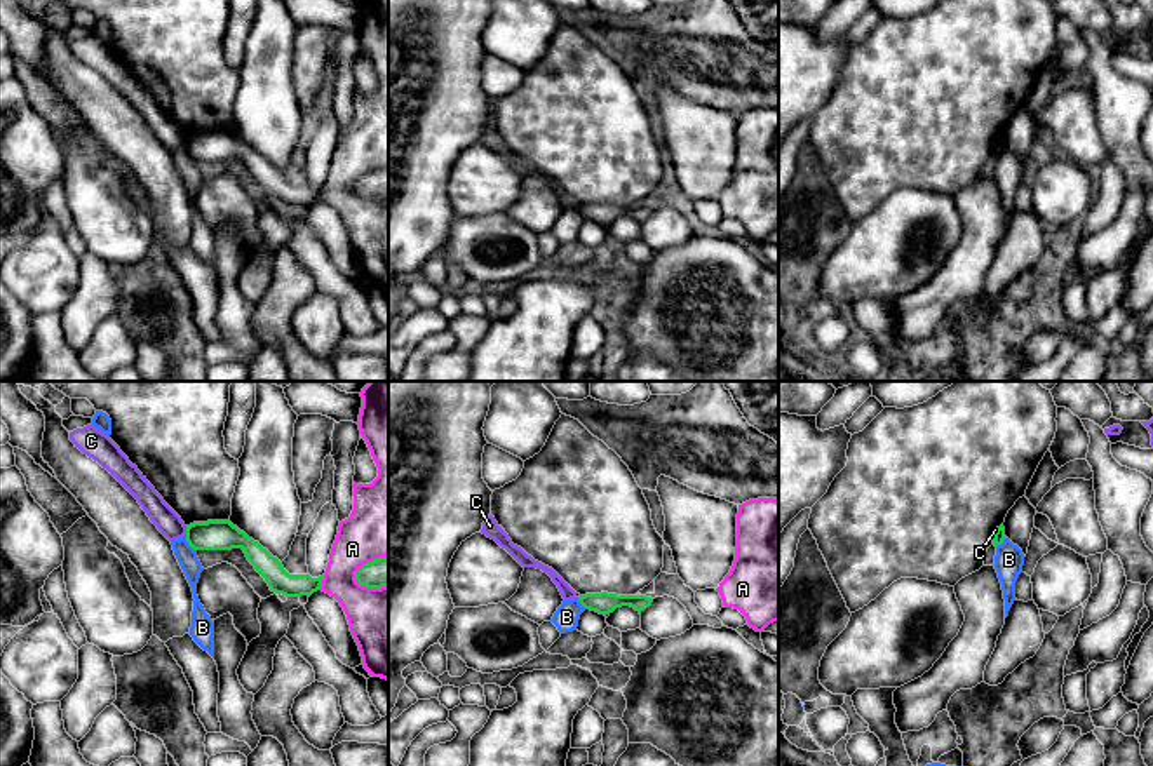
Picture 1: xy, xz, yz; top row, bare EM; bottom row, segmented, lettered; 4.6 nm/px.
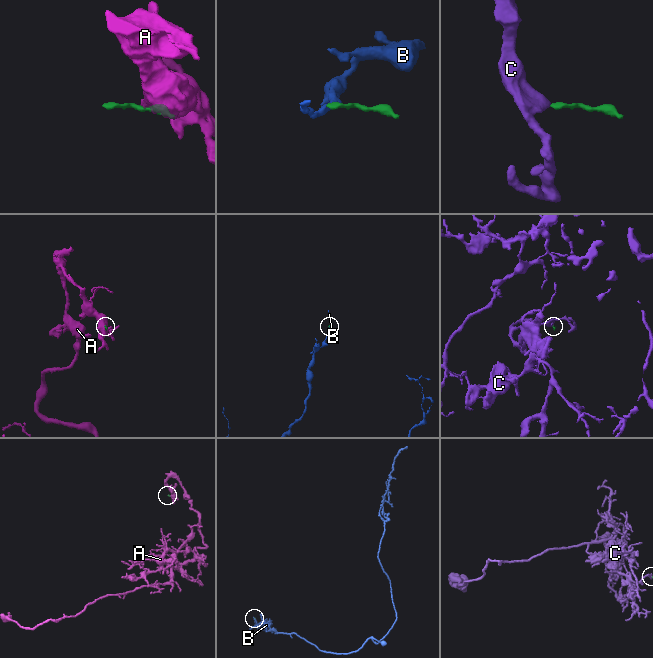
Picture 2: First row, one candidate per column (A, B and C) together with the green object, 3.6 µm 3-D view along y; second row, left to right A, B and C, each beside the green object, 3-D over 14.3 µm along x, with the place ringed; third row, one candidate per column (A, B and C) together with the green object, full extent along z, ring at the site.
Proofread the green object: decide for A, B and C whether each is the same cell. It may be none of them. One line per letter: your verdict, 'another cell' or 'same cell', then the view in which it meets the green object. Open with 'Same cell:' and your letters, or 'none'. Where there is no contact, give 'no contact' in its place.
Same cell: none
A: another cell | xy
B: another cell | xy
C: another cell | xy

